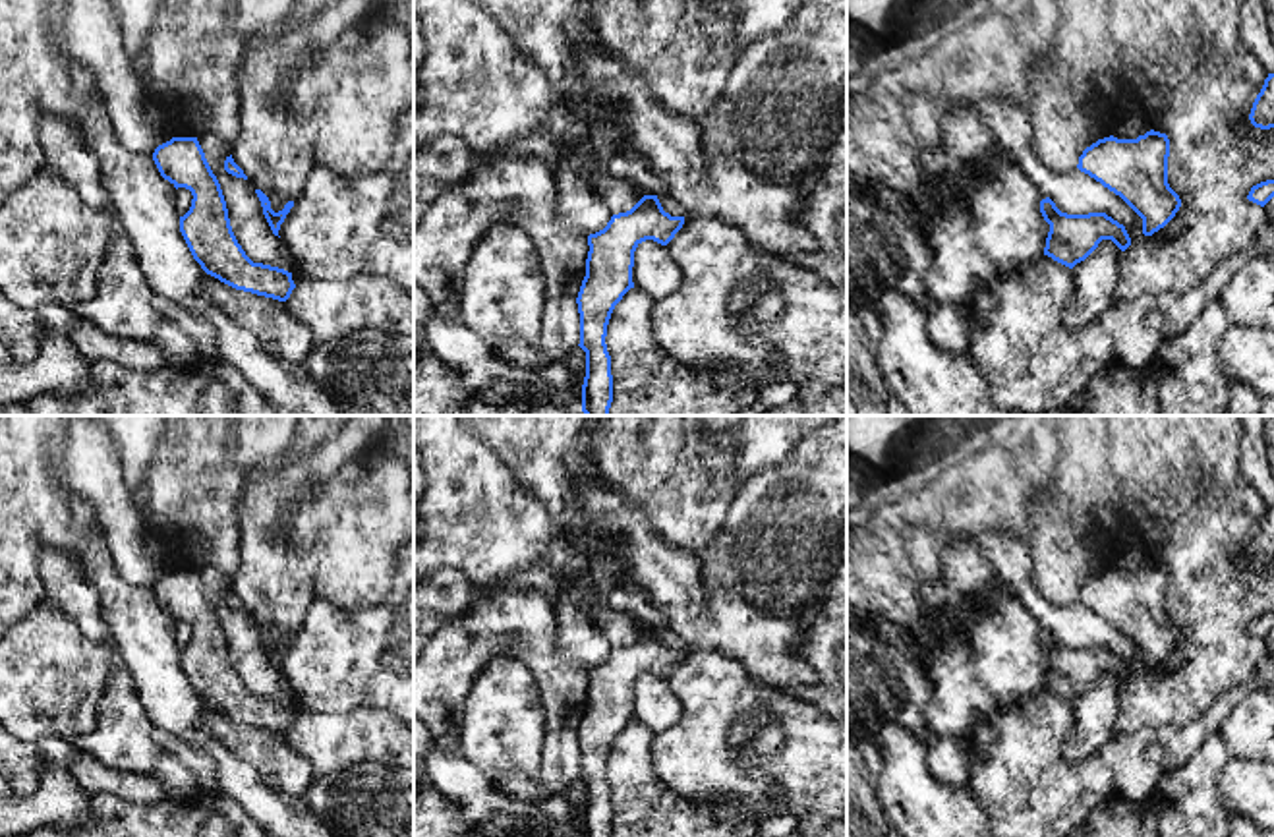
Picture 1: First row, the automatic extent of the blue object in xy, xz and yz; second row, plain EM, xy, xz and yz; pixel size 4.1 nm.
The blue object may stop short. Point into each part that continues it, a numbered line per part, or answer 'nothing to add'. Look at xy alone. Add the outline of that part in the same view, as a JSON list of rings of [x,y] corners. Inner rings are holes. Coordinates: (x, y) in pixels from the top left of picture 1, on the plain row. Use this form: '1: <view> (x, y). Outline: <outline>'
nothing to add

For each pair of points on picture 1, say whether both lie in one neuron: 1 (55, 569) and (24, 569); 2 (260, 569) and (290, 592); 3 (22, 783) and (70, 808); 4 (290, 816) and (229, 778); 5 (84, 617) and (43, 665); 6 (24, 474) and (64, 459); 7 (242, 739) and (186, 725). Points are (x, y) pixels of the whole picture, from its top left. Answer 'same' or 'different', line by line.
1: different
2: same
3: different
4: same
5: different
6: different
7: different

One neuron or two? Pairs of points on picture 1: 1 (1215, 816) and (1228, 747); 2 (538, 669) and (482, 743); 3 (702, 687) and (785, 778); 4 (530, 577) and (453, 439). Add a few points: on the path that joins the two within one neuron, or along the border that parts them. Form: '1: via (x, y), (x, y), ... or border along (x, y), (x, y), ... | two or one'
1: via (1207, 799), (1207, 768), (1211, 764) | one
2: border along (495, 654), (511, 654), (522, 662), (548, 720) | two
3: via (708, 720), (708, 741), (741, 774), (752, 774) | one
4: border along (563, 584), (550, 565), (532, 563), (493, 588) | two

